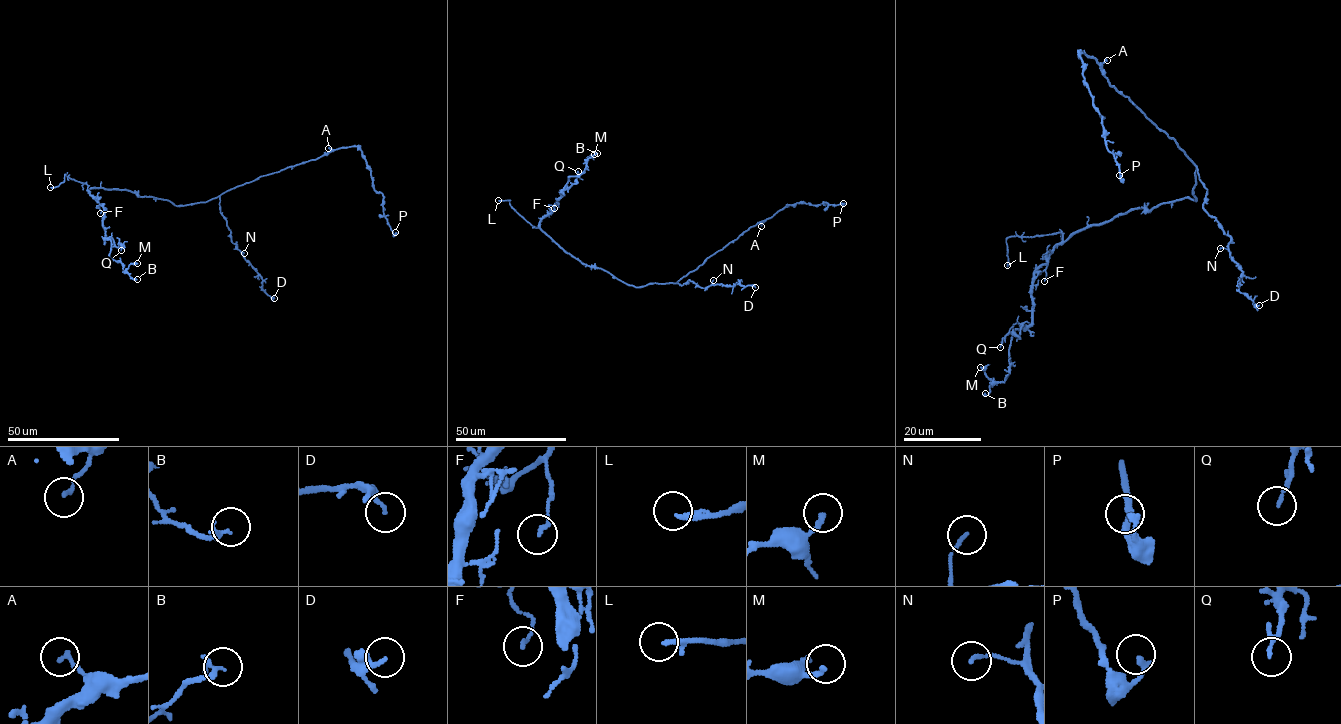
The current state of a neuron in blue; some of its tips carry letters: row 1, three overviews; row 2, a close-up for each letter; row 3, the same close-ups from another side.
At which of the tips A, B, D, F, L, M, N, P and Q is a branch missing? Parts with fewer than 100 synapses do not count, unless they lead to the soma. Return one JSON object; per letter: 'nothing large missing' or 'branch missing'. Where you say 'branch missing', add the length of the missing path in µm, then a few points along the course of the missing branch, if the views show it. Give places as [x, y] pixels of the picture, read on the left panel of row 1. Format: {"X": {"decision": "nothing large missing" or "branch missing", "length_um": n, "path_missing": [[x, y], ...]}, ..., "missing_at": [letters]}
{"A": {"decision": "nothing large missing"}, "B": {"decision": "nothing large missing"}, "D": {"decision": "nothing large missing"}, "F": {"decision": "nothing large missing"}, "L": {"decision": "branch missing", "length_um": 10}, "M": {"decision": "nothing large missing"}, "N": {"decision": "nothing large missing"}, "P": {"decision": "nothing large missing"}, "Q": {"decision": "nothing large missing"}, "missing_at": ["L"]}

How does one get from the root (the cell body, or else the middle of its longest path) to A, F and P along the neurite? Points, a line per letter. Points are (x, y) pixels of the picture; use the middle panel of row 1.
A: (657, 283), (676, 283), (750, 228), (763, 222), (761, 226)
F: (657, 283), (634, 287), (601, 269), (582, 264), (565, 252), (540, 227), (541, 220), (554, 208)
P: (657, 283), (676, 283), (750, 228), (787, 205), (801, 202), (814, 205), (825, 202), (830, 204), (843, 203)

